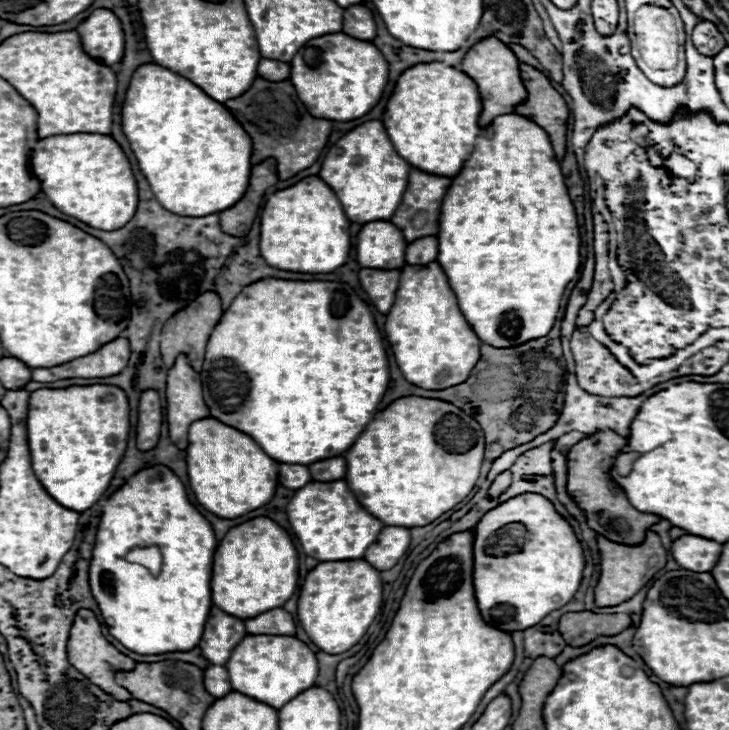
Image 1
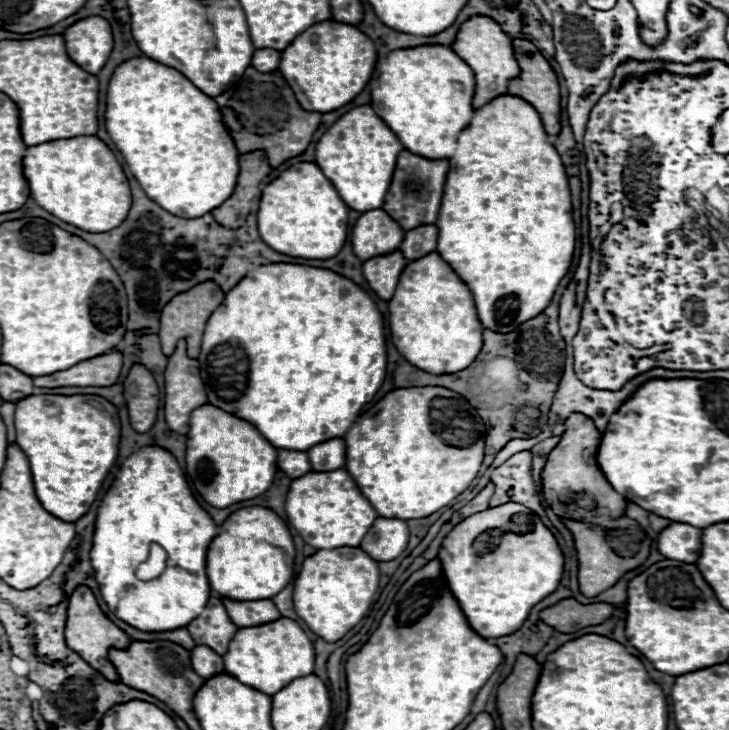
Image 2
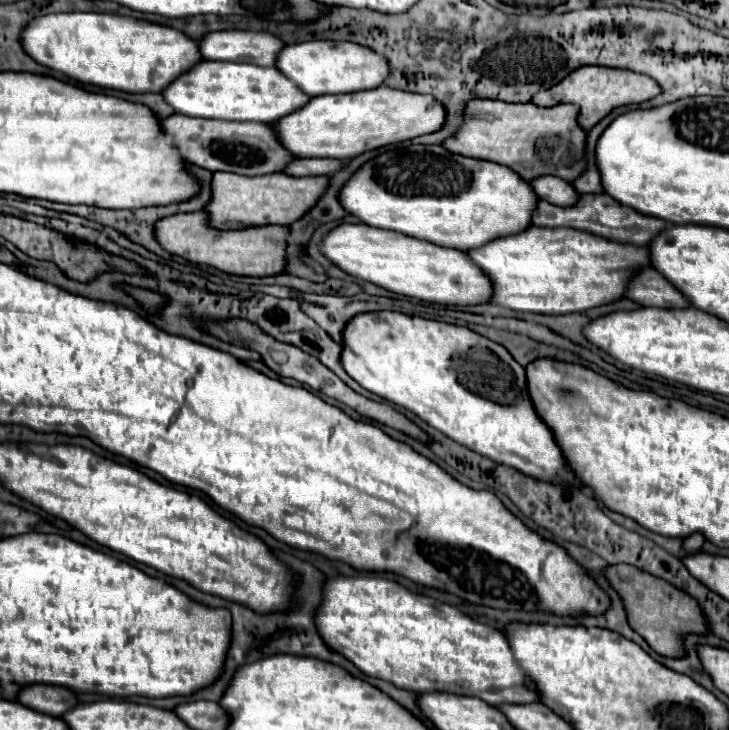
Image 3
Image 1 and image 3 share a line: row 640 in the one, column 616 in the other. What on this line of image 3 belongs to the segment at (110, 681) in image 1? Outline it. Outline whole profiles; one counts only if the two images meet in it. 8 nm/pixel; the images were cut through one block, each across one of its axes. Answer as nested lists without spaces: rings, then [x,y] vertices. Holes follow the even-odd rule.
[[[584,66],[580,70],[574,70],[564,82],[542,90],[536,94],[532,100],[534,104],[542,106],[556,106],[556,104],[578,104],[580,114],[578,122],[584,130],[590,130],[594,124],[598,124],[604,116],[608,116],[614,108],[618,106],[628,106],[628,104],[642,104],[646,100],[652,100],[658,96],[662,90],[656,80],[652,80],[646,74],[638,74],[632,70],[622,70],[622,68],[606,68],[606,66]]]

